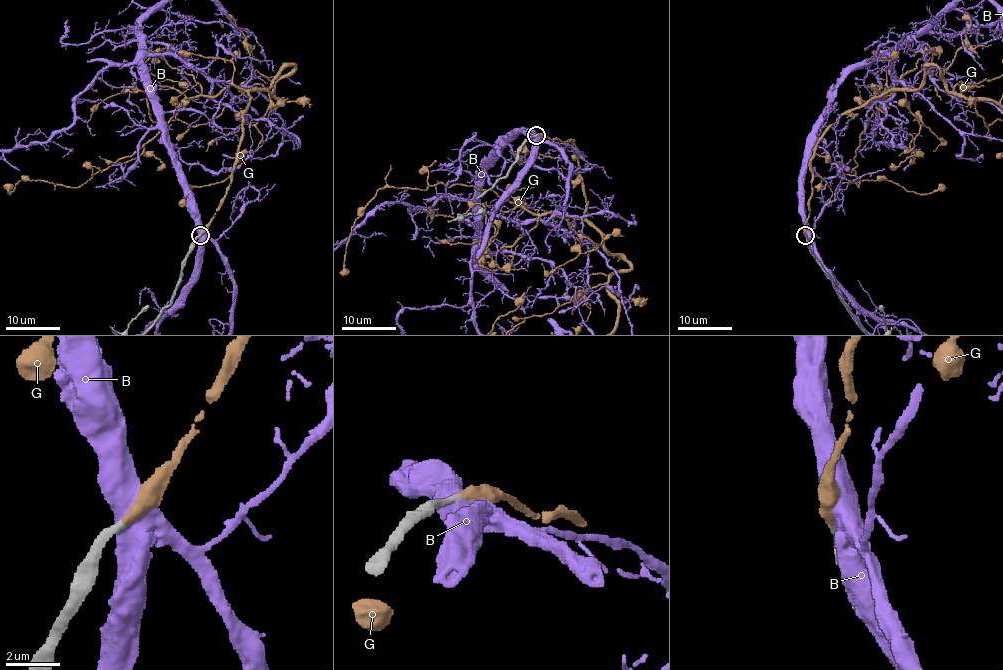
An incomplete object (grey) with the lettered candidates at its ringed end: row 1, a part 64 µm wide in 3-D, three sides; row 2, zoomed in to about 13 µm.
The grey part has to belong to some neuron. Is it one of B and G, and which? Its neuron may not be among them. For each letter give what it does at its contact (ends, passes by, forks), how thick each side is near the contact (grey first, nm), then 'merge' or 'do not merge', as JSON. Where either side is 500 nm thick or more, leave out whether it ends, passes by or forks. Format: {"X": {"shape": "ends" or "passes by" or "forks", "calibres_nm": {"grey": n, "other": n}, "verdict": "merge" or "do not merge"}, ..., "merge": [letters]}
{"B": {"calibres_nm": {"grey": 320, "other": 800}, "verdict": "do not merge"}, "G": {"shape": "ends", "calibres_nm": {"grey": 280, "other": 400}, "verdict": "merge"}, "merge": ["G"]}

